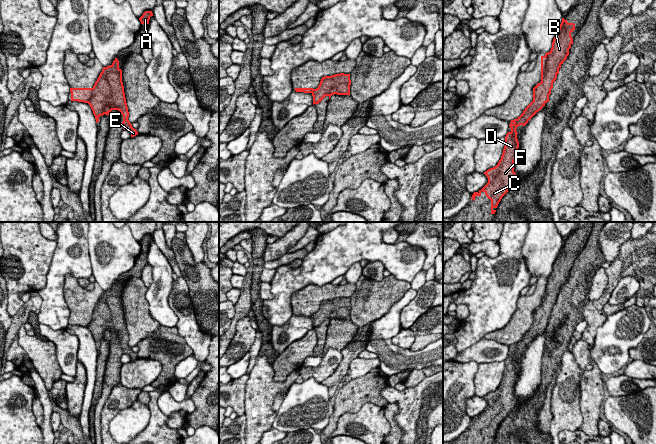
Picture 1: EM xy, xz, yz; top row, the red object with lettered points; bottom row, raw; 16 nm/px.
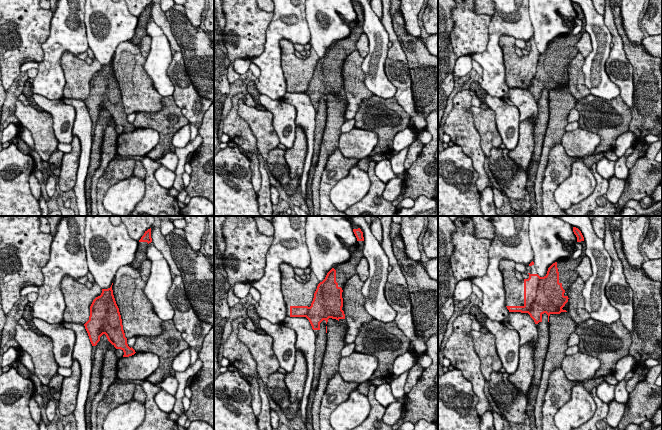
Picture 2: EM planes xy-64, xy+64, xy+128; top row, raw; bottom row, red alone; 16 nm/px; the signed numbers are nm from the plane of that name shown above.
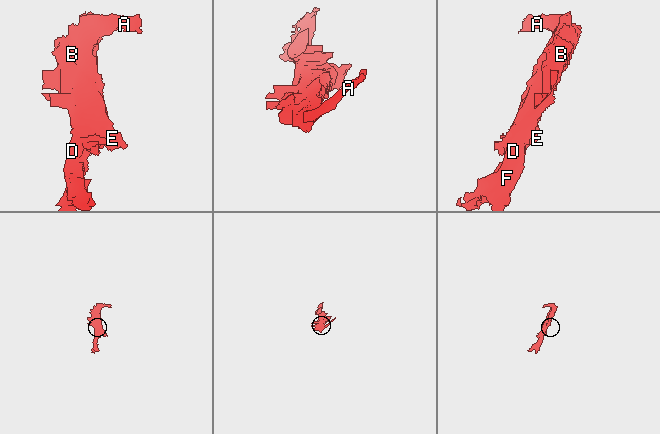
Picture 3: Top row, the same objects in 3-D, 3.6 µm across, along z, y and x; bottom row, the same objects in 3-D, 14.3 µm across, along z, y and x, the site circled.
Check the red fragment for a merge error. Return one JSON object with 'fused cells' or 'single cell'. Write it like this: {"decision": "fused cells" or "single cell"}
{"decision": "single cell"}

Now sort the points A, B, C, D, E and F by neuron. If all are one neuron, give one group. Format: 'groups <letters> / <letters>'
groups A B C D E F

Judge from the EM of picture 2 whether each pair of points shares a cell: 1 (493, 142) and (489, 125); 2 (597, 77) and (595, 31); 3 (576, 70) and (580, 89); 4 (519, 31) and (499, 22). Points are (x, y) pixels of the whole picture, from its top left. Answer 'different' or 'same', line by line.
1: same
2: same
3: same
4: same

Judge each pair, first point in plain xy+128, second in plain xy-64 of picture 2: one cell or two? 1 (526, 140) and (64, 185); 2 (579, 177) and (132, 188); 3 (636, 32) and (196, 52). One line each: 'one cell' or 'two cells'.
1: one cell
2: one cell
3: two cells

